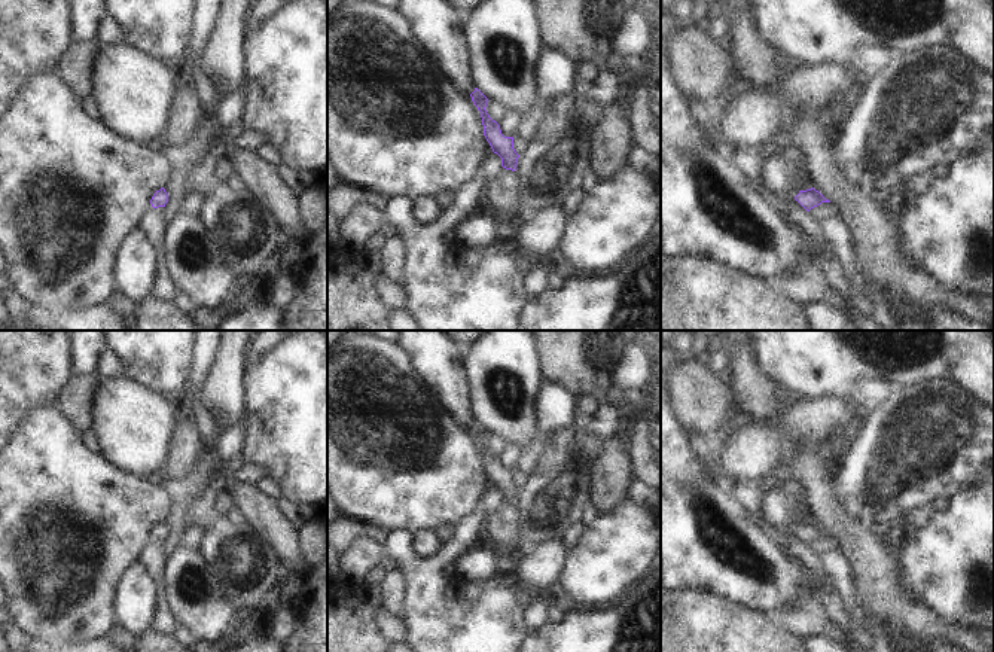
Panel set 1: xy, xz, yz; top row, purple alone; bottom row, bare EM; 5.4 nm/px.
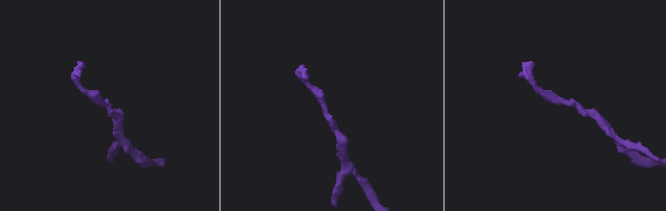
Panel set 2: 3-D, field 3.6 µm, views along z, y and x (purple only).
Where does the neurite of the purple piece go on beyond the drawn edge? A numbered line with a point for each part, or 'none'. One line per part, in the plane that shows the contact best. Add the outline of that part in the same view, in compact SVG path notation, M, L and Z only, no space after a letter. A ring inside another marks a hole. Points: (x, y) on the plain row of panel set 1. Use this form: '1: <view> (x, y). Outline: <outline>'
none

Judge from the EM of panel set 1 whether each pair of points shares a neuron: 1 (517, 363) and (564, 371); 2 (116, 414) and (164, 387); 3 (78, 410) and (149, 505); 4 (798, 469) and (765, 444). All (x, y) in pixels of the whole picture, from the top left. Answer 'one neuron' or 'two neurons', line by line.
1: two neurons
2: two neurons
3: two neurons
4: two neurons

